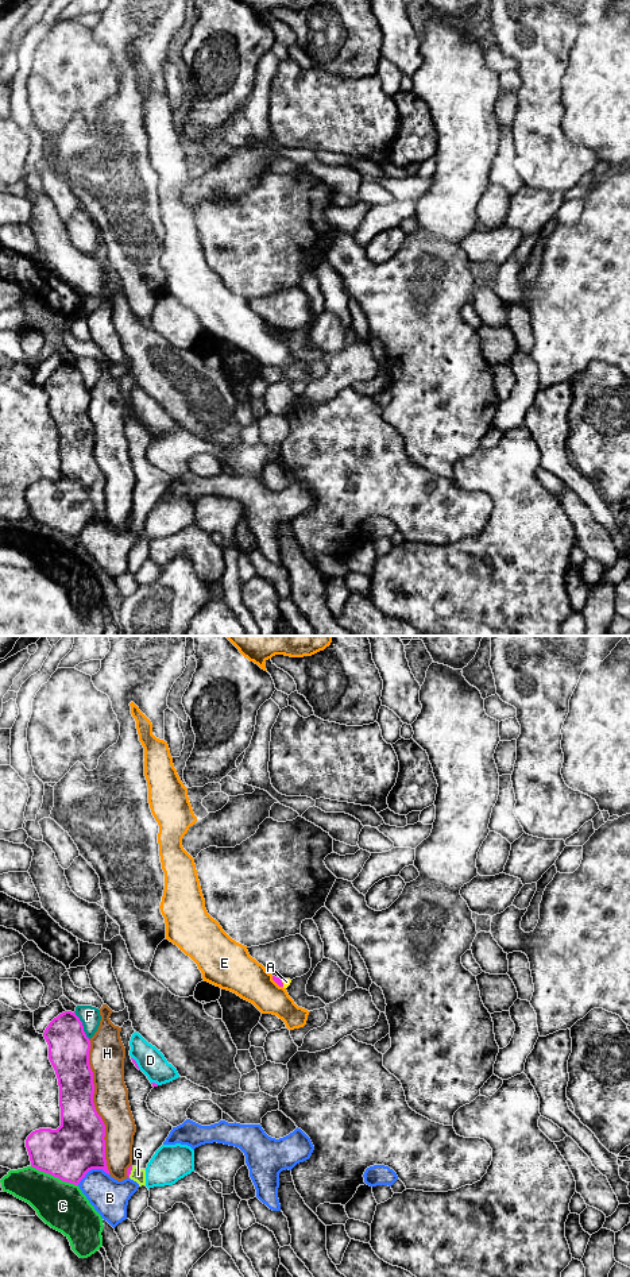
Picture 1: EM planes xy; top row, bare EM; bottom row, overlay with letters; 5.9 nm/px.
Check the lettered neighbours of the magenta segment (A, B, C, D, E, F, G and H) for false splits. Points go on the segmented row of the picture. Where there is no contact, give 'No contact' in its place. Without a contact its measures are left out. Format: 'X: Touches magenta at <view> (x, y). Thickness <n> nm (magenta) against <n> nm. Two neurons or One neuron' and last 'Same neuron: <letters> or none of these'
A: Touches magenta at xy (282, 983). Thickness 40 nm (magenta) against 50 nm. Two neurons
B: Touches magenta at xy (92, 1168). Thickness 320 nm (magenta) against 220 nm. Two neurons
C: Touches magenta at xy (54, 1176). Thickness 320 nm (magenta) against 280 nm. Two neurons
D: Touches magenta at xy (136, 1064). Thickness 20 nm (magenta) against 160 nm. Two neurons
E: Touches magenta at xy (277, 983). Thickness 40 nm (magenta) against 240 nm. Two neurons
F: Touches magenta at xy (81, 1025). Thickness 240 nm (magenta) against 120 nm. Two neurons
G: Touches magenta at xy (130, 1172). Thickness 30 nm (magenta) against 90 nm. Two neurons
H: Touches magenta at xy (95, 1107). Thickness 320 nm (magenta) against 200 nm. Two neurons
Same neuron: none of these

